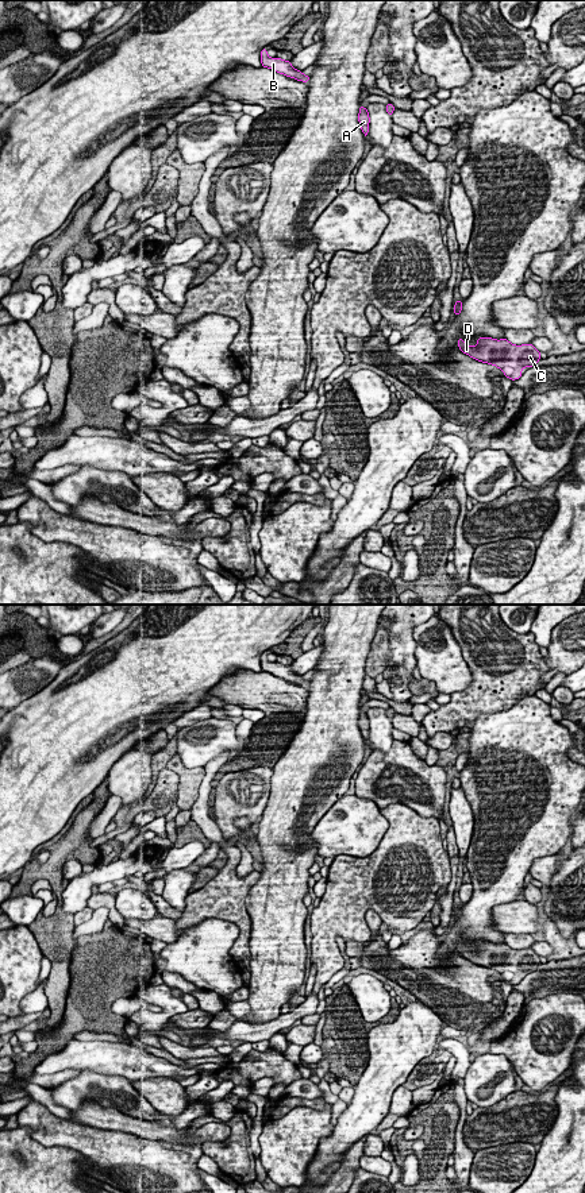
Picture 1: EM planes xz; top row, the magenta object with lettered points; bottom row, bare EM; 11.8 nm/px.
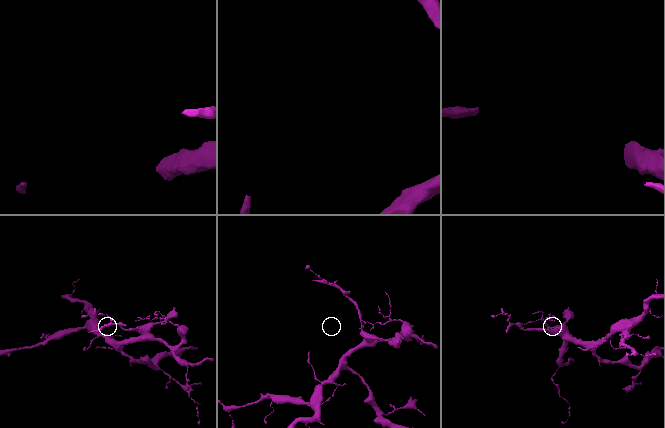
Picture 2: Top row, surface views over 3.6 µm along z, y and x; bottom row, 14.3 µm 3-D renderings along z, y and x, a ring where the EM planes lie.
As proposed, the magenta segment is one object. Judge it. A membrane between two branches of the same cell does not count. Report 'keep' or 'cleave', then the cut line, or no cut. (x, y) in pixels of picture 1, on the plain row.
keep; cut none

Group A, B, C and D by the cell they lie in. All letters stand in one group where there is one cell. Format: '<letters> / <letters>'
A B C D

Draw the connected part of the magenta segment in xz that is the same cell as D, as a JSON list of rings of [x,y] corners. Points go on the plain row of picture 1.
[[[458,942],[459,954],[473,964],[493,969],[504,976],[512,985],[522,981],[522,974],[527,970],[534,972],[540,964],[540,957],[532,949],[515,950],[507,943],[496,945],[478,942],[478,950],[465,950],[465,945]]]

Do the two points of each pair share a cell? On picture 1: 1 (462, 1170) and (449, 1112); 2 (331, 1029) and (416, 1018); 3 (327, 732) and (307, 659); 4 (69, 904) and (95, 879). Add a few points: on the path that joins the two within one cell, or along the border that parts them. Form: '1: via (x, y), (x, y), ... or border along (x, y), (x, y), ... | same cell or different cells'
1: border along (454, 1103), (458, 1107), (458, 1123), (451, 1151) | different cells
2: border along (373, 1027), (368, 1033), (368, 1058) | different cells
3: border along (322, 644), (322, 655), (312, 670) | different cells
4: via (74, 898), (88, 883) | same cell

